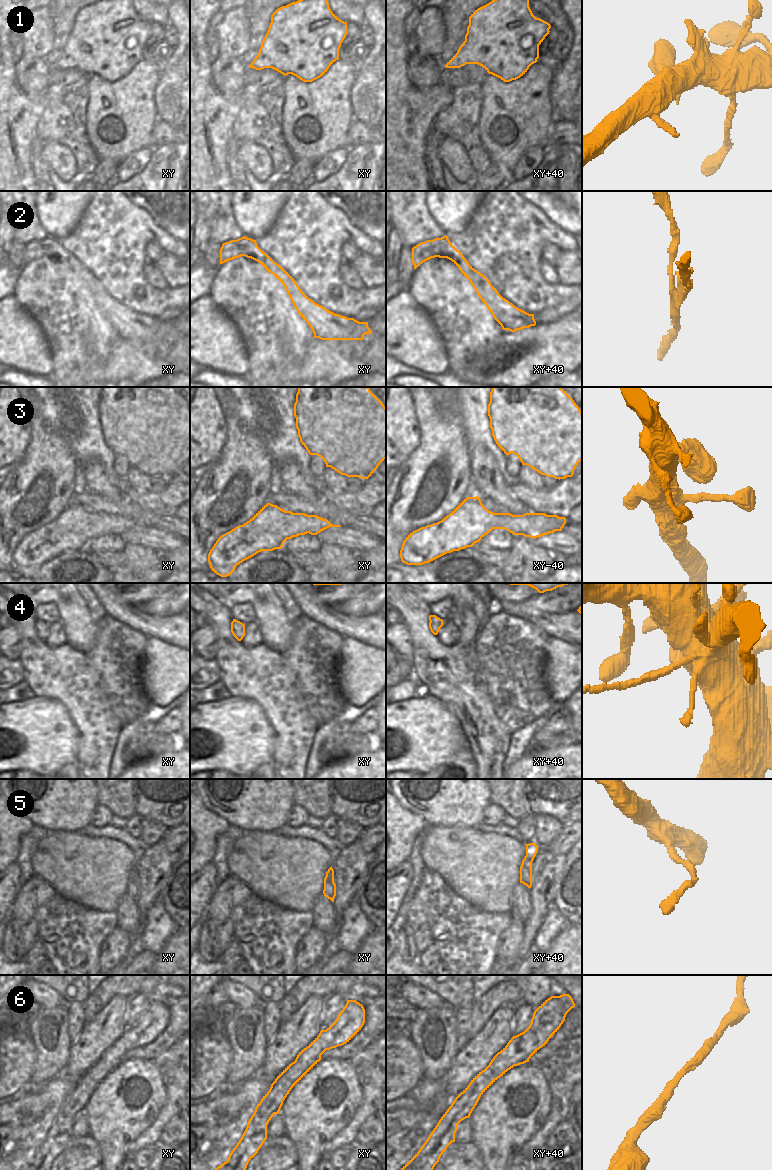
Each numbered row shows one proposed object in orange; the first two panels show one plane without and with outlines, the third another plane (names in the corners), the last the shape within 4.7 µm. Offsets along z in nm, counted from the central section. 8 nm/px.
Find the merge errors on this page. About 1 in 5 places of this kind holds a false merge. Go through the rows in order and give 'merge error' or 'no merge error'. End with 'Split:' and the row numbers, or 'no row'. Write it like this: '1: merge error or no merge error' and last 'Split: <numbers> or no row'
1: no merge error
2: merge error
3: no merge error
4: merge error
5: no merge error
6: no merge error
Split: 2, 4

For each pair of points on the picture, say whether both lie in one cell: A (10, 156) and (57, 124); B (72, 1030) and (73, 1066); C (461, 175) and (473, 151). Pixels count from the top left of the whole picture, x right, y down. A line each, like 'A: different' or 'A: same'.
A: different
B: different
C: different

